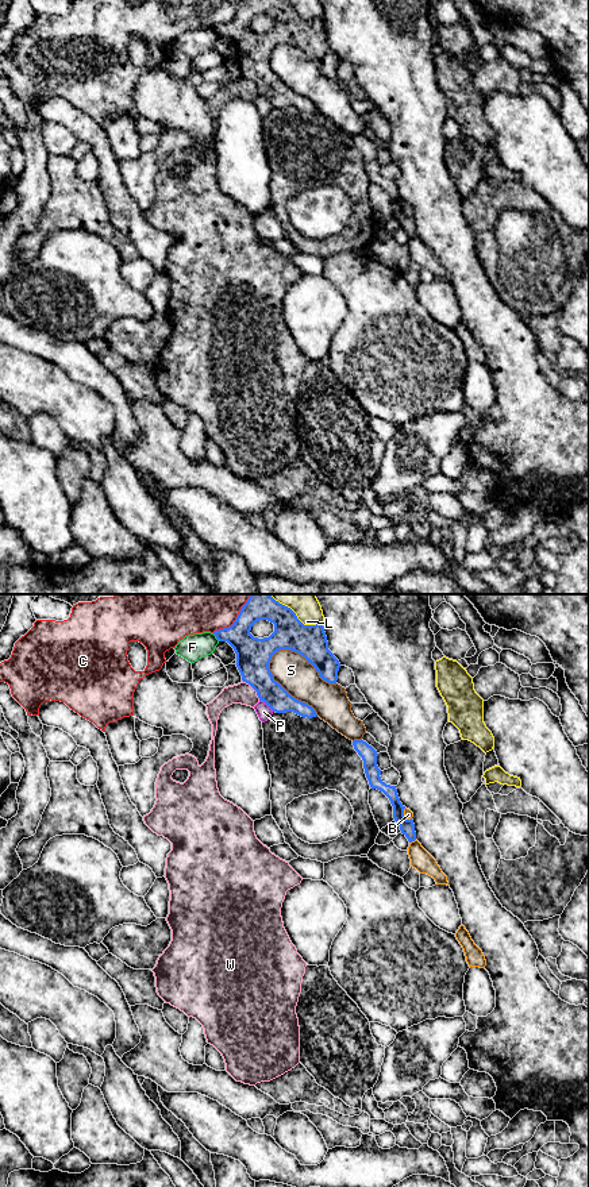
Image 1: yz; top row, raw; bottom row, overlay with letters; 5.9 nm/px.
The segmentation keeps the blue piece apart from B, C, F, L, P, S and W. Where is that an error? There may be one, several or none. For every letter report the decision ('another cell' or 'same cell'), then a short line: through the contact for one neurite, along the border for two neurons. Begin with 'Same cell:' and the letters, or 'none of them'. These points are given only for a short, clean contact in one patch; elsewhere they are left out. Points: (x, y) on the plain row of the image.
Same cell: none of them
B: another cell; line yz (415, 234), (410, 238)
C: another cell
F: another cell
L: another cell
P: another cell
S: another cell
W: another cell

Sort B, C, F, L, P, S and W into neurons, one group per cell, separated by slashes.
B / C / F / L / P / S / W

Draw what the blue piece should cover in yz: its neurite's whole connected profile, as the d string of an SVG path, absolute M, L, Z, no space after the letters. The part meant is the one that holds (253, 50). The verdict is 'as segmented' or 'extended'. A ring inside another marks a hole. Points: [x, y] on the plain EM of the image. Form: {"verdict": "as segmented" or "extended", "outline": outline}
{"verdict": "as segmented", "outline": "M243 0L231 22L215 26L213 30L234 43L242 76L276 108L293 107L307 113L317 111L312 101L292 92L273 74L269 58L277 46L294 46L316 63L323 76L338 76L340 58L328 45L323 19L304 20L285 0ZM259 15L274 19L269 32L258 34L250 28Z"}

